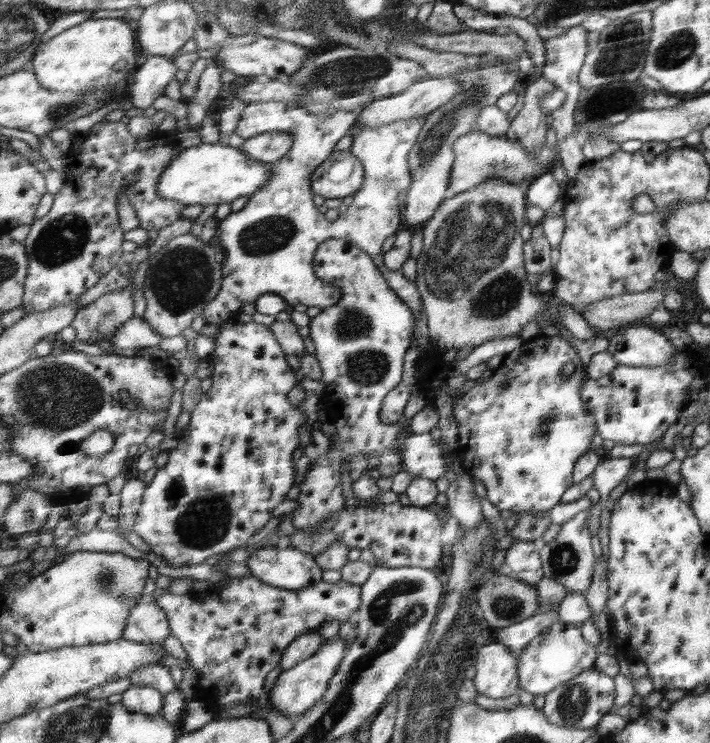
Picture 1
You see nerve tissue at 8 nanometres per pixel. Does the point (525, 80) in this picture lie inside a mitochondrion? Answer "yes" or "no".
no

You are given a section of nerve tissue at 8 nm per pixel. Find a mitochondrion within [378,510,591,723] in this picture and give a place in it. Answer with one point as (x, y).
(564, 558)

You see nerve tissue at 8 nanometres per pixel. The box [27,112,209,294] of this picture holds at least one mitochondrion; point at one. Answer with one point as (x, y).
(62, 241)

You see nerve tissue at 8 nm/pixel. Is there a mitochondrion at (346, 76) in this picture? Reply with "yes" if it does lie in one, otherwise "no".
yes

